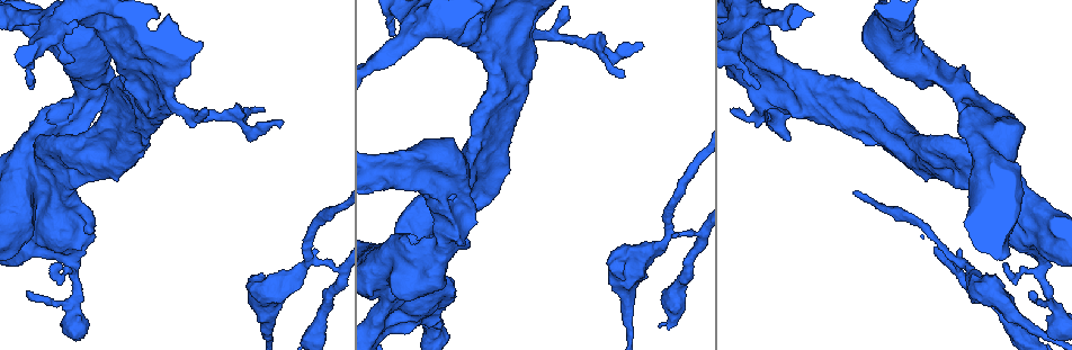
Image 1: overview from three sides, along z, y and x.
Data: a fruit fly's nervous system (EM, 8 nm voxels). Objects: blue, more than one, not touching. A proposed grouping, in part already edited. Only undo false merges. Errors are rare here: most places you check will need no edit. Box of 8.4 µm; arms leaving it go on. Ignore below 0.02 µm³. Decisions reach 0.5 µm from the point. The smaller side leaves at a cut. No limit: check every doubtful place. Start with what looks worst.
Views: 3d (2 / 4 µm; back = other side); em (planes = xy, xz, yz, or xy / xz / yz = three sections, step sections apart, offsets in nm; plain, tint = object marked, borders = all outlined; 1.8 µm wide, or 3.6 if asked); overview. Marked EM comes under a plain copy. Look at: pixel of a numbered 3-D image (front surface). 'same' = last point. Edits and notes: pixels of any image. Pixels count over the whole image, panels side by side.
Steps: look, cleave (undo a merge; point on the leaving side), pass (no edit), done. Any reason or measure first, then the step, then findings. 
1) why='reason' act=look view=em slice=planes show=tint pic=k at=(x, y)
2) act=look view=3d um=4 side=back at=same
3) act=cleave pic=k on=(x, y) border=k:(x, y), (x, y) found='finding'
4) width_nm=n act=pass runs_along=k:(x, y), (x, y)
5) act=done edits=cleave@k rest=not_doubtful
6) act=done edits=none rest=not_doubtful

why='touches itself' act=look view=3d um=4 side=back pic=1 at=(385, 289)

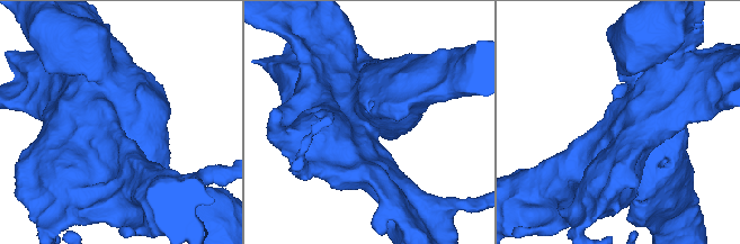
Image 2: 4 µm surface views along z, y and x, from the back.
why='shape alone is not enough' act=look view=em um=3.6 slice=planes show=tint pic=2 at=(366, 126)

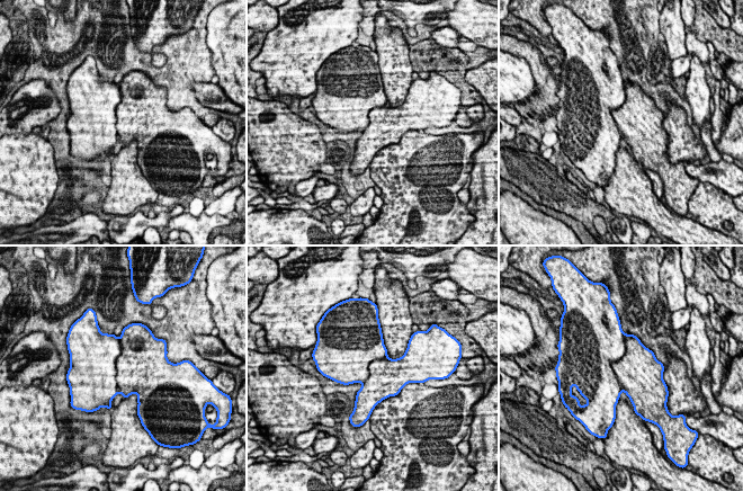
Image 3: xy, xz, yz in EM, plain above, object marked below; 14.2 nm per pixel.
width_nm=600 act=cleave pic=3 on=(607, 347) found='two neurons meet here'

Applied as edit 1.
act=look view=overview

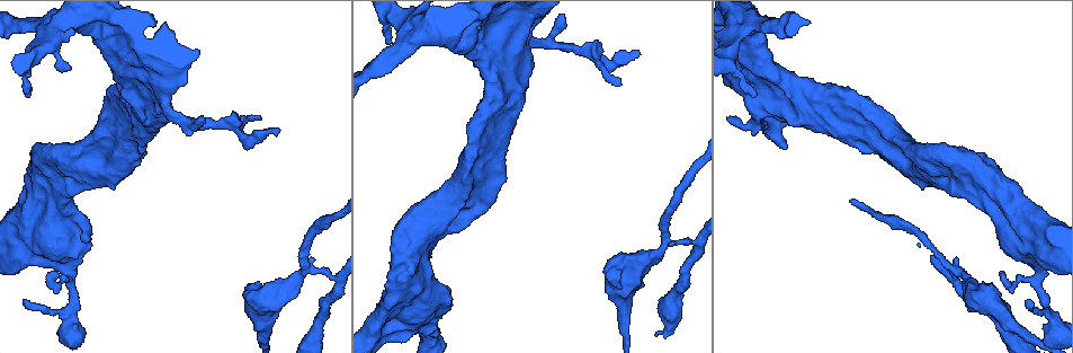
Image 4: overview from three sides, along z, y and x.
why='a fork' act=look view=em slice=xy step=4 show=borders pic=4 at=(664, 242)

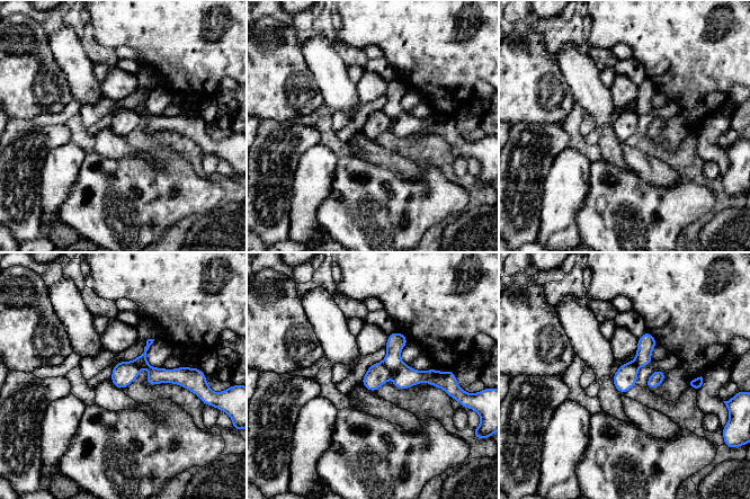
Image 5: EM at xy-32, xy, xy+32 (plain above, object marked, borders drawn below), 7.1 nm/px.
act=cleave pic=5 on=(405, 376) part_leaving=5:(391, 337), (409, 376), (440, 384) found='a second neuron is stuck on'

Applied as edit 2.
act=look view=overview

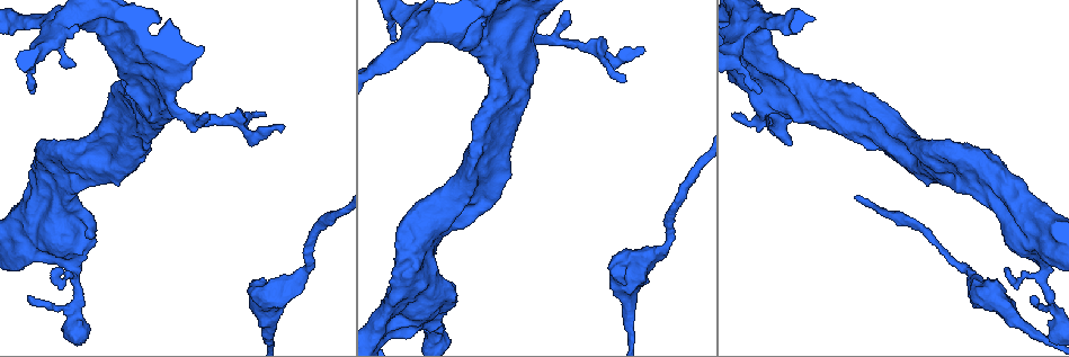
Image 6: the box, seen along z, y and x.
act=look view=3d um=4 pic=6 at=(66, 17)

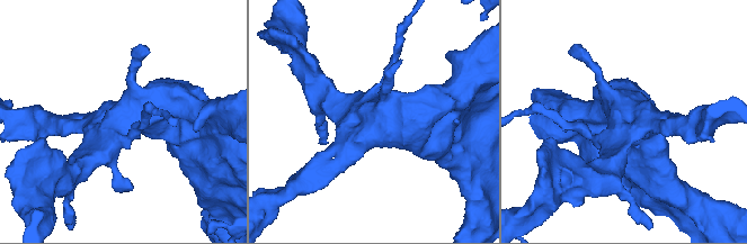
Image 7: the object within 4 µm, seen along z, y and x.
why='now the EM' act=look view=em um=3.6 slice=xz step=16 show=tint pic=7 at=(119, 118)

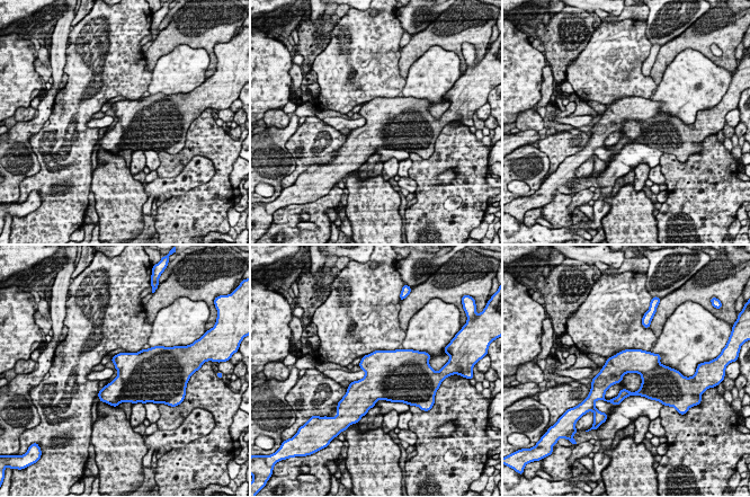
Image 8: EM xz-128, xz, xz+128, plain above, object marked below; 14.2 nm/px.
why='another direction' act=look view=em um=3.6 slice=planes show=borders at=same

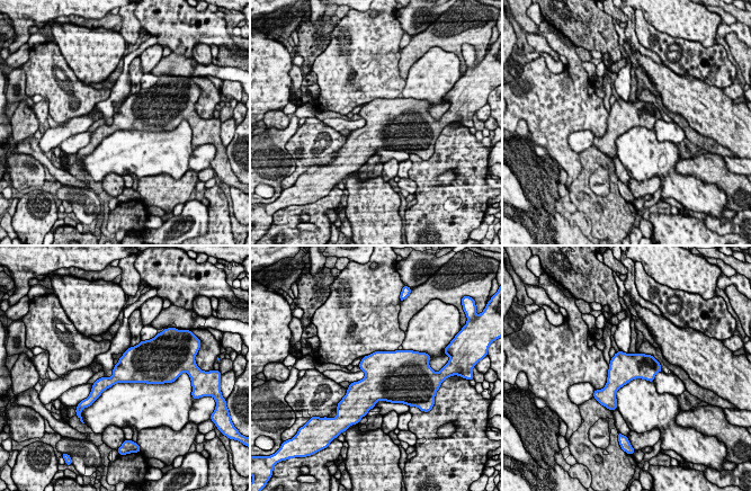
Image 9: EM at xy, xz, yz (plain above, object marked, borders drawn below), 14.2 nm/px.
act=pass found='all the same neuron'

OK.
act=look view=em slice=planes show=tint pic=6 at=(471, 39)

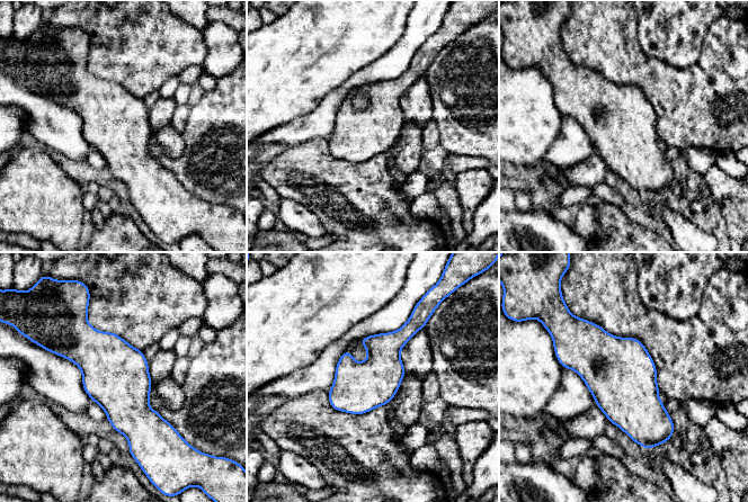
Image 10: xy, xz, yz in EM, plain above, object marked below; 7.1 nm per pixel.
act=pass found='all the same neuron'

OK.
act=done edits=cleave@3,cleave@5 rest=not_doubtful

